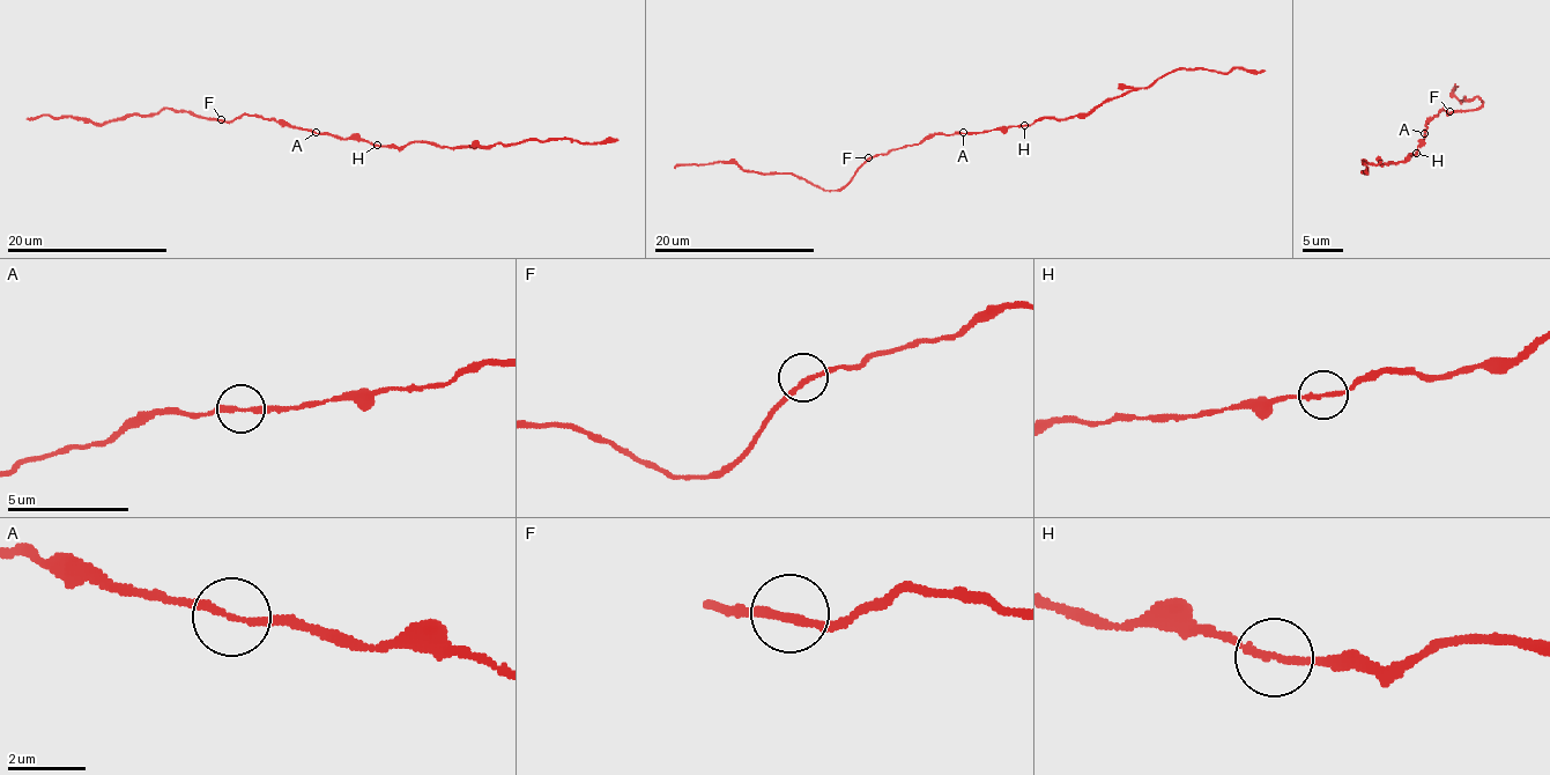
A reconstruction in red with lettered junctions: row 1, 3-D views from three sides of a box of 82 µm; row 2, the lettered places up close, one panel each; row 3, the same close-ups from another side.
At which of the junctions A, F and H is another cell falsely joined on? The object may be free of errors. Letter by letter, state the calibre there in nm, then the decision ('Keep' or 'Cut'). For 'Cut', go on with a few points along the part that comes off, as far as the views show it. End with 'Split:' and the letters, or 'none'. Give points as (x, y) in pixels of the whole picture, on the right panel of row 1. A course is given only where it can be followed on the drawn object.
A: Thickness 180 nm. Keep
F: Thickness 180 nm. Keep
H: Thickness 170 nm. Keep
Split: none

